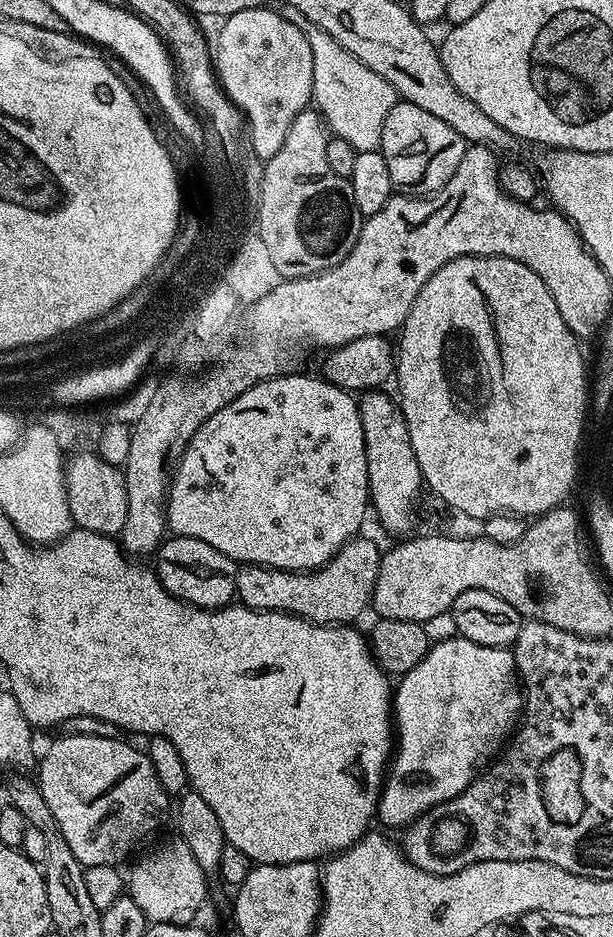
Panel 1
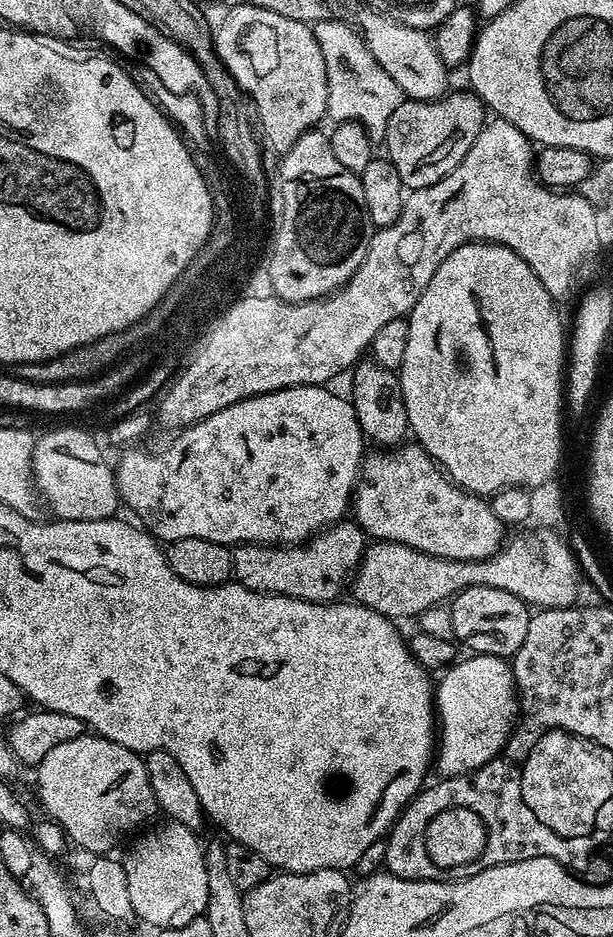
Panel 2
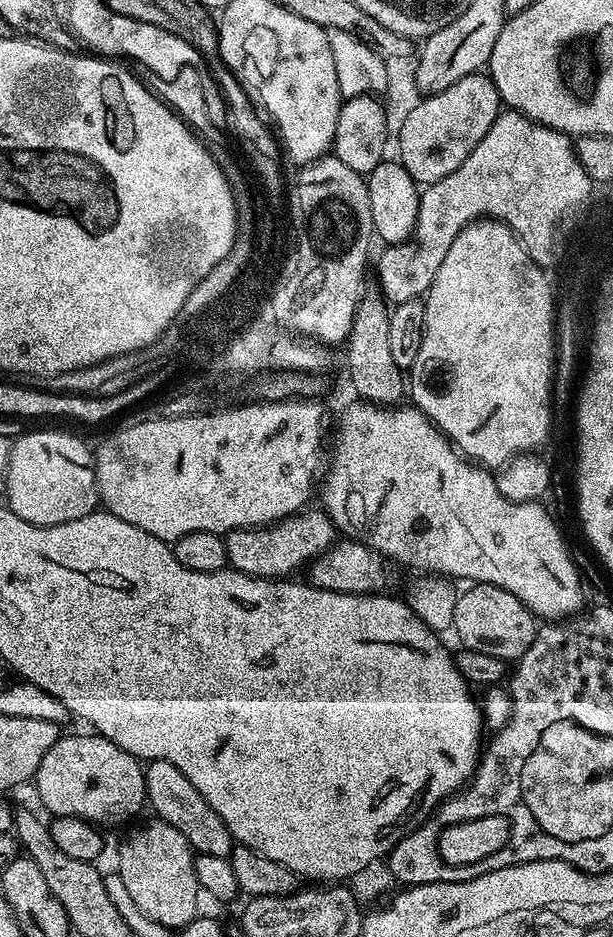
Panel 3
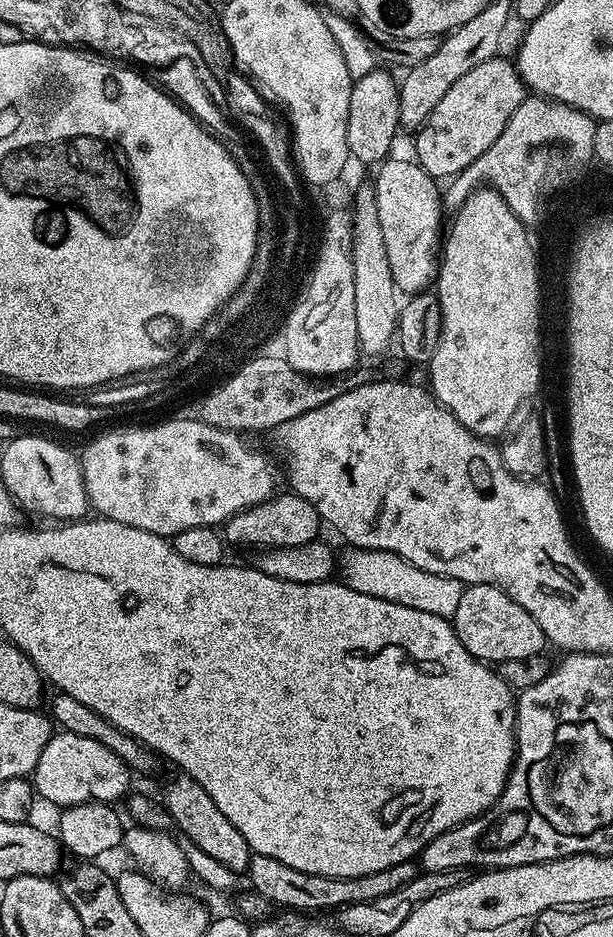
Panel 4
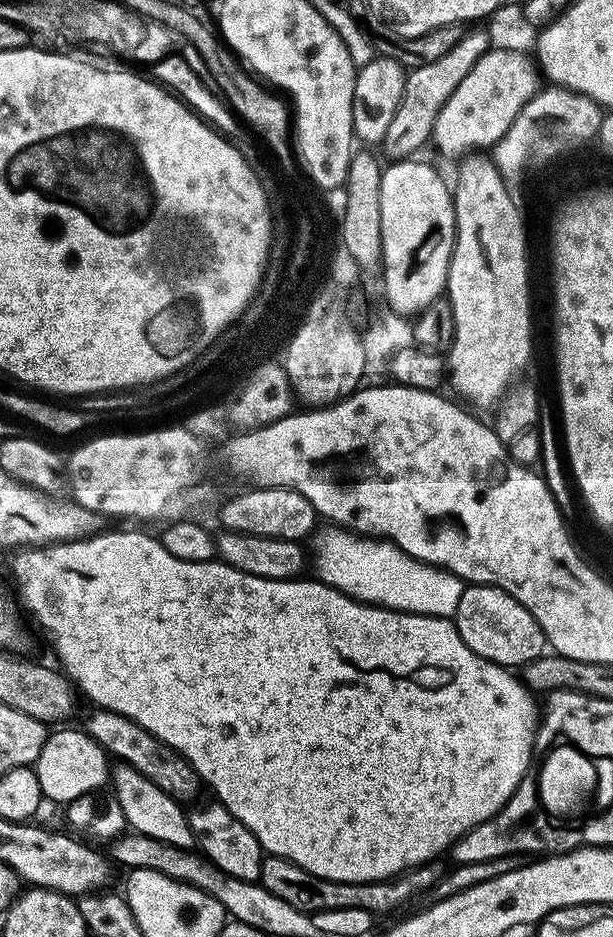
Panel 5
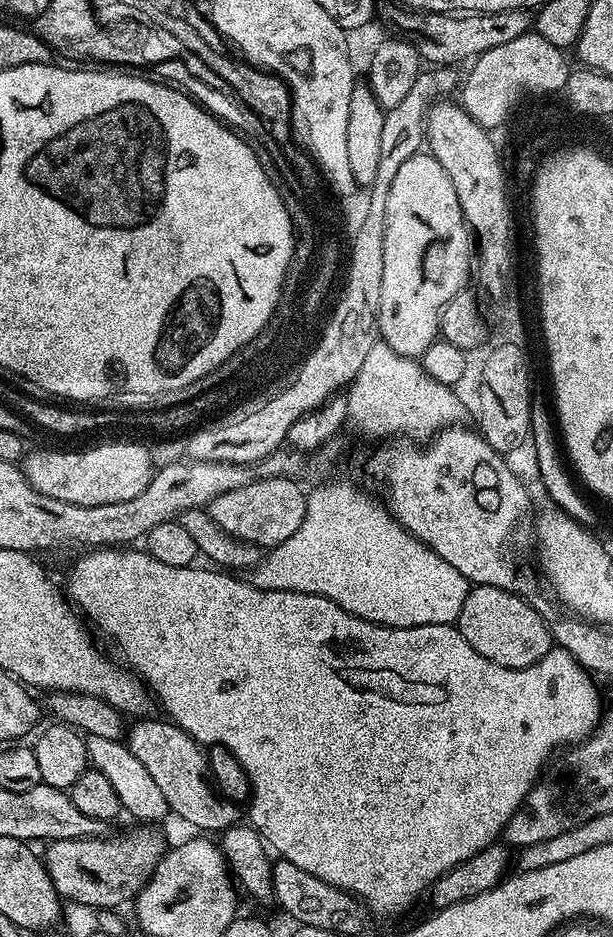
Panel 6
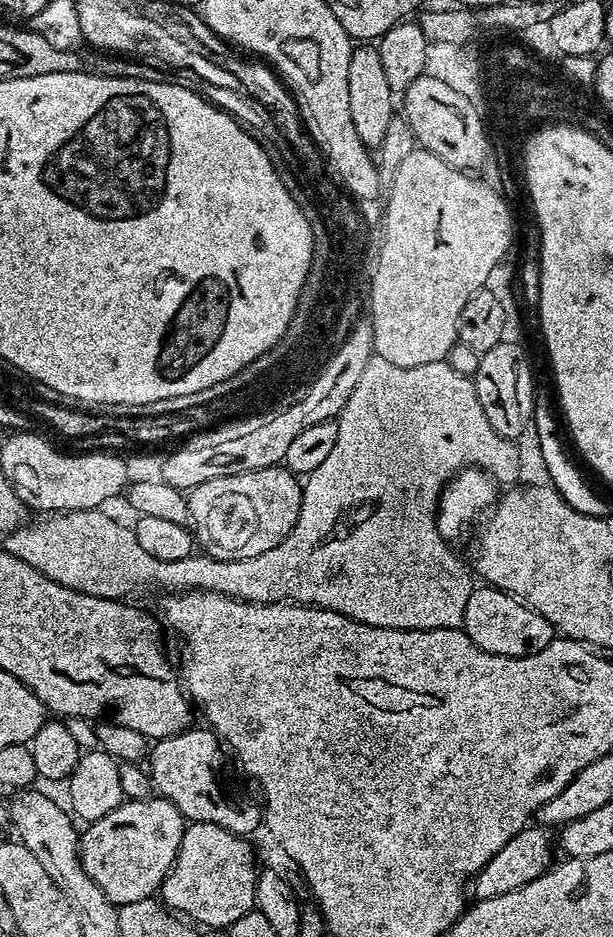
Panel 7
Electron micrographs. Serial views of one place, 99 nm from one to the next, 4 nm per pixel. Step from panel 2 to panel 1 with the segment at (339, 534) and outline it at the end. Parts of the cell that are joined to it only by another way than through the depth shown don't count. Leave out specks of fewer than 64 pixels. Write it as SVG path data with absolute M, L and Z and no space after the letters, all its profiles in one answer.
M361 534L346 542L330 562L312 572L287 572L261 564L246 564L236 570L236 596L239 603L259 612L289 612L313 624L348 626L364 611L369 611L381 555L382 548L367 534Z

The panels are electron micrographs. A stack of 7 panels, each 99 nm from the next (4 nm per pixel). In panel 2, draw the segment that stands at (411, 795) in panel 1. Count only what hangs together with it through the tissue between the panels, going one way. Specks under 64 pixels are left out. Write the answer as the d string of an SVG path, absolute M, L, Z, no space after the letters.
M472 654L467 658L469 660L457 659L451 666L443 669L441 676L444 677L437 679L434 684L434 711L438 721L434 768L444 778L476 772L483 764L493 760L506 746L512 729L518 723L518 693L511 663L502 656Z

